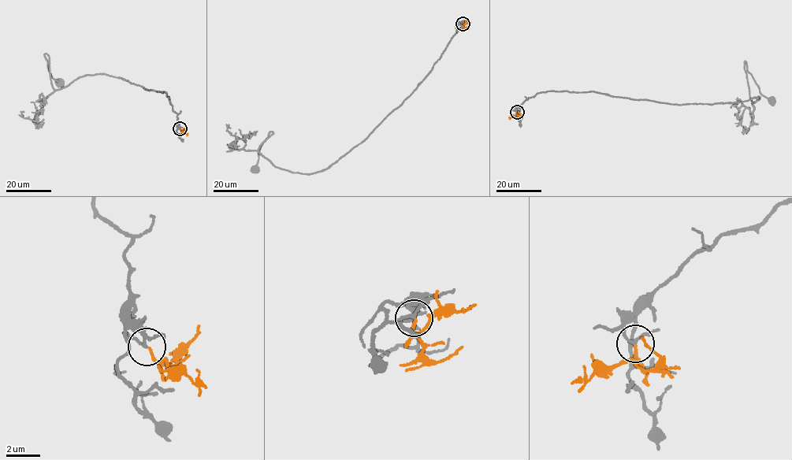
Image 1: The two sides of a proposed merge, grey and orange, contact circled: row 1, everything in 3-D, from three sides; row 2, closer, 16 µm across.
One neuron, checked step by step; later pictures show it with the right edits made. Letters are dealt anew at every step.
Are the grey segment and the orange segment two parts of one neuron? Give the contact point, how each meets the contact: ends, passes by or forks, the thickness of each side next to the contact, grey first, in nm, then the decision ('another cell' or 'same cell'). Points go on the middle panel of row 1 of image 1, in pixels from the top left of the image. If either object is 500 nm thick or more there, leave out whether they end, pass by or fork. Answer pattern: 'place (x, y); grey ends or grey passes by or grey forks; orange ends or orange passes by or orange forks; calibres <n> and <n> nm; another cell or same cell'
place (462, 24); grey passes by; orange ends; calibres 150 and 160 nm; same cell

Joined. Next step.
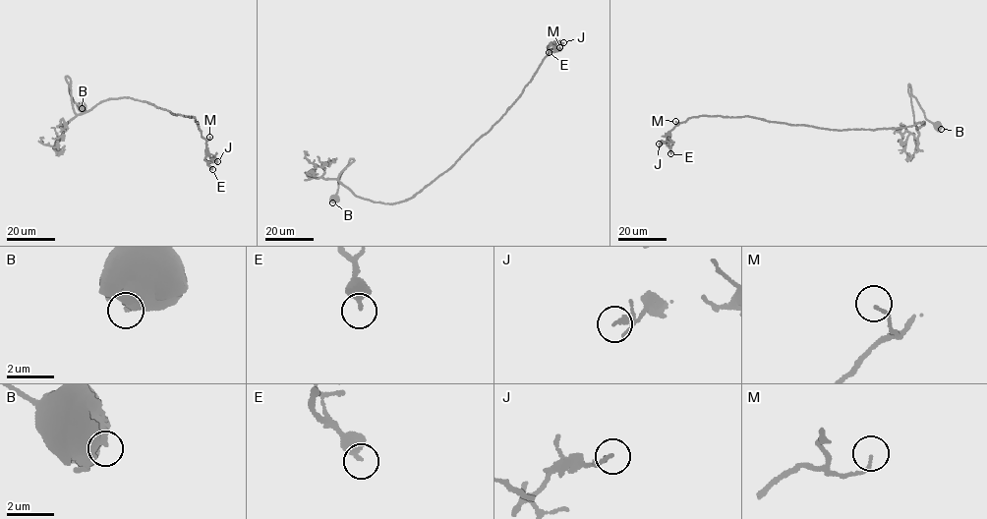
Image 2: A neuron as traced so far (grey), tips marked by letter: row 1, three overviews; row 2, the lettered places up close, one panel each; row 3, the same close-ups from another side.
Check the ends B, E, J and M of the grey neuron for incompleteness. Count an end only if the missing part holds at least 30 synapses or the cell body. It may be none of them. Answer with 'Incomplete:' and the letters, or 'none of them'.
Incomplete: none of them

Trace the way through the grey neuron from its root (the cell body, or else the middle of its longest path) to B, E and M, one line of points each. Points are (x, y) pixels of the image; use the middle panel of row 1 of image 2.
B: (438, 176), (404, 201), (374, 201), (355, 195), (338, 180), (354, 160), (351, 159), (338, 179), (332, 202)
E: (438, 176), (499, 120), (522, 92), (549, 51), (554, 48), (553, 42), (550, 43), (549, 52)
M: (438, 176), (499, 120), (522, 92), (549, 51), (559, 47)

